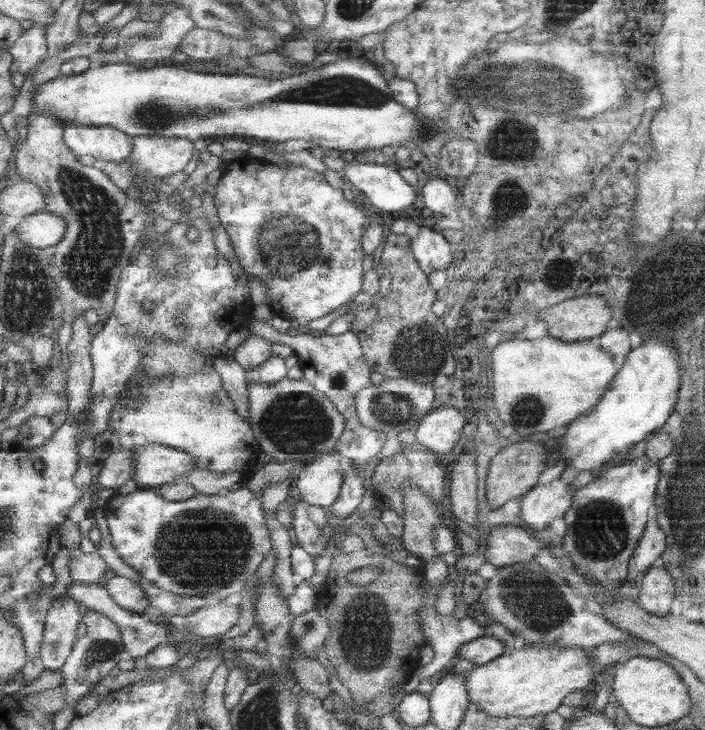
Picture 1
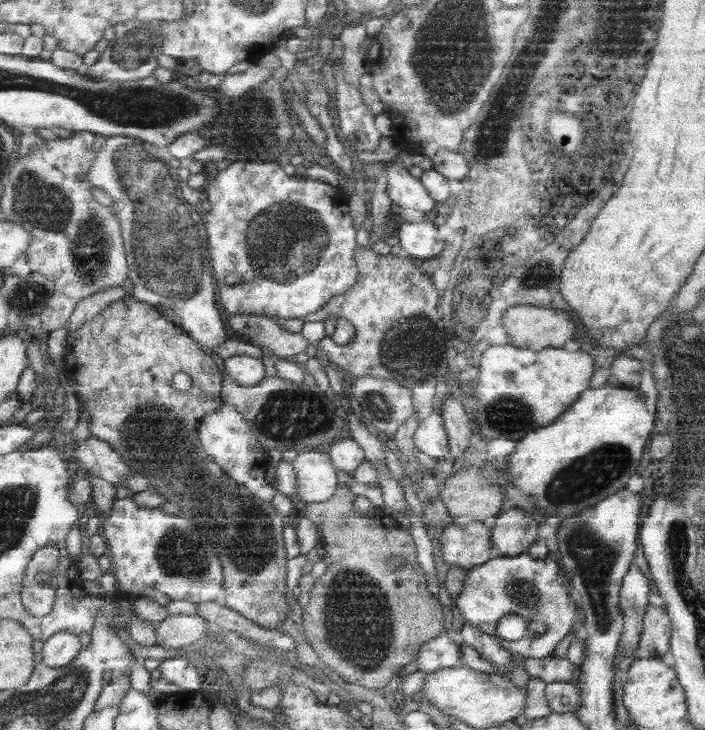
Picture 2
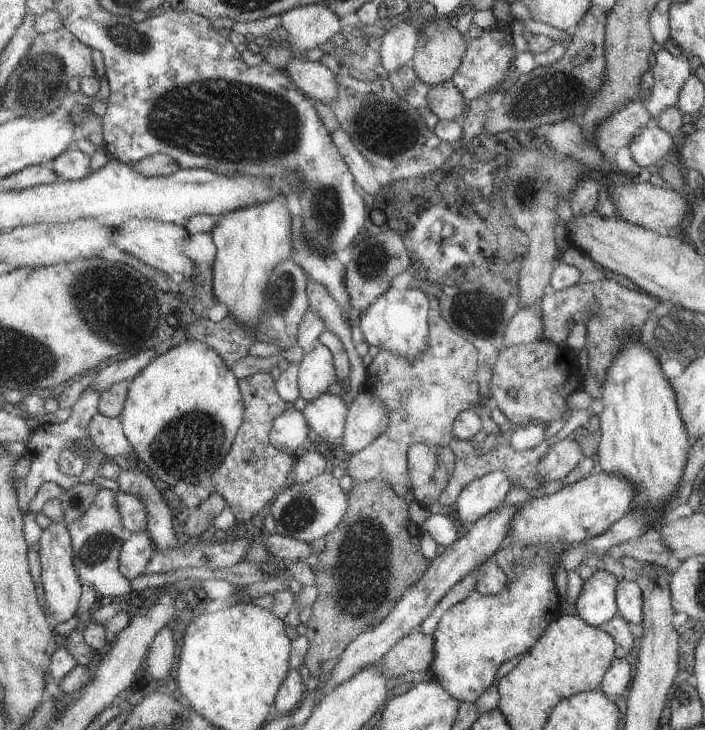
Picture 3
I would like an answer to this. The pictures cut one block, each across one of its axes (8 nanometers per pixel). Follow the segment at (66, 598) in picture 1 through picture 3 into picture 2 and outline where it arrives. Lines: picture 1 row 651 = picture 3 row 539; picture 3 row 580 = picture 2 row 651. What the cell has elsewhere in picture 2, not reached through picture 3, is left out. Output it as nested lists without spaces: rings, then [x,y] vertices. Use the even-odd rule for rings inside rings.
[[[58,632],[44,641],[41,653],[42,661],[51,668],[63,668],[75,661],[82,651],[81,640],[76,634]]]

